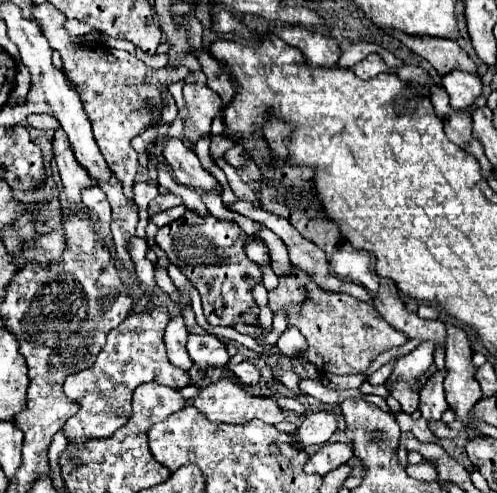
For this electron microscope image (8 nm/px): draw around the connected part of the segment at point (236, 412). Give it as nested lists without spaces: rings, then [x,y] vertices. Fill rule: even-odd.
[[[222,378],[214,384],[208,384],[206,388],[202,388],[196,396],[196,400],[192,400],[192,404],[210,420],[216,424],[246,424],[250,420],[262,420],[266,424],[278,424],[284,420],[284,412],[274,404],[272,398],[258,398],[252,396],[248,392],[244,392],[236,382]]]

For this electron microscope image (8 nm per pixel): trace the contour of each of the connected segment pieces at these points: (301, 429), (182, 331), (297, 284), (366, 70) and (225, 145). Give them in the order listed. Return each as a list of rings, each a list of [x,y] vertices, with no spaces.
[[[312,412],[308,414],[302,424],[290,434],[292,446],[308,448],[308,446],[322,446],[330,440],[336,430],[336,416],[328,412]]]
[[[182,316],[170,320],[168,326],[166,326],[166,334],[164,334],[168,360],[172,360],[174,366],[188,372],[192,368],[192,360],[190,360],[190,356],[186,352],[186,338],[188,338],[188,330],[184,326]]]
[[[292,266],[292,272],[280,276],[280,284],[268,290],[268,306],[272,312],[284,310],[288,326],[296,326],[308,342],[308,348],[300,352],[304,360],[314,364],[320,374],[362,374],[368,364],[384,350],[402,346],[408,338],[394,330],[380,312],[342,292],[322,290],[308,272]]]
[[[371,53],[366,60],[362,60],[354,66],[354,74],[360,78],[372,78],[372,76],[377,76],[386,71],[388,68],[377,53]]]
[[[212,136],[212,140],[210,140],[210,158],[212,160],[220,158],[232,146],[234,146],[234,142],[228,140],[228,138],[224,138],[224,136]]]

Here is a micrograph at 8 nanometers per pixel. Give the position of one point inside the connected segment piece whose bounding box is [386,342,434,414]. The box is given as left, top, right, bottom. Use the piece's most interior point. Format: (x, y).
(403, 382)

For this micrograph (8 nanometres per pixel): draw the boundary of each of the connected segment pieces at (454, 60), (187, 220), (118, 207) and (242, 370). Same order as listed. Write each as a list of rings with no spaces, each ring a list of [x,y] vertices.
[[[390,32],[396,36],[402,44],[406,44],[410,50],[420,54],[424,60],[428,60],[438,74],[448,74],[454,70],[464,70],[474,76],[478,76],[478,68],[474,60],[458,46],[456,40],[444,40],[444,38],[416,38],[402,32]]]
[[[186,212],[182,220],[162,226],[154,238],[156,244],[166,252],[170,262],[178,266],[200,292],[204,316],[212,326],[252,322],[252,314],[248,312],[248,308],[254,306],[252,286],[262,278],[262,272],[244,254],[242,246],[246,238],[248,234],[244,234],[236,222],[216,220],[214,216],[202,220],[194,212]]]
[[[116,174],[108,182],[98,182],[100,190],[106,194],[110,206],[112,206],[112,236],[114,236],[114,248],[116,256],[122,262],[124,270],[134,274],[134,260],[128,254],[128,242],[136,236],[136,224],[140,220],[138,206],[134,202],[128,202],[120,180],[116,180]]]
[[[228,362],[226,364],[226,368],[242,382],[242,384],[258,384],[258,380],[260,380],[260,372],[258,372],[258,368],[254,366],[254,364],[250,364],[250,362],[240,362],[240,364],[232,364],[232,362]]]

